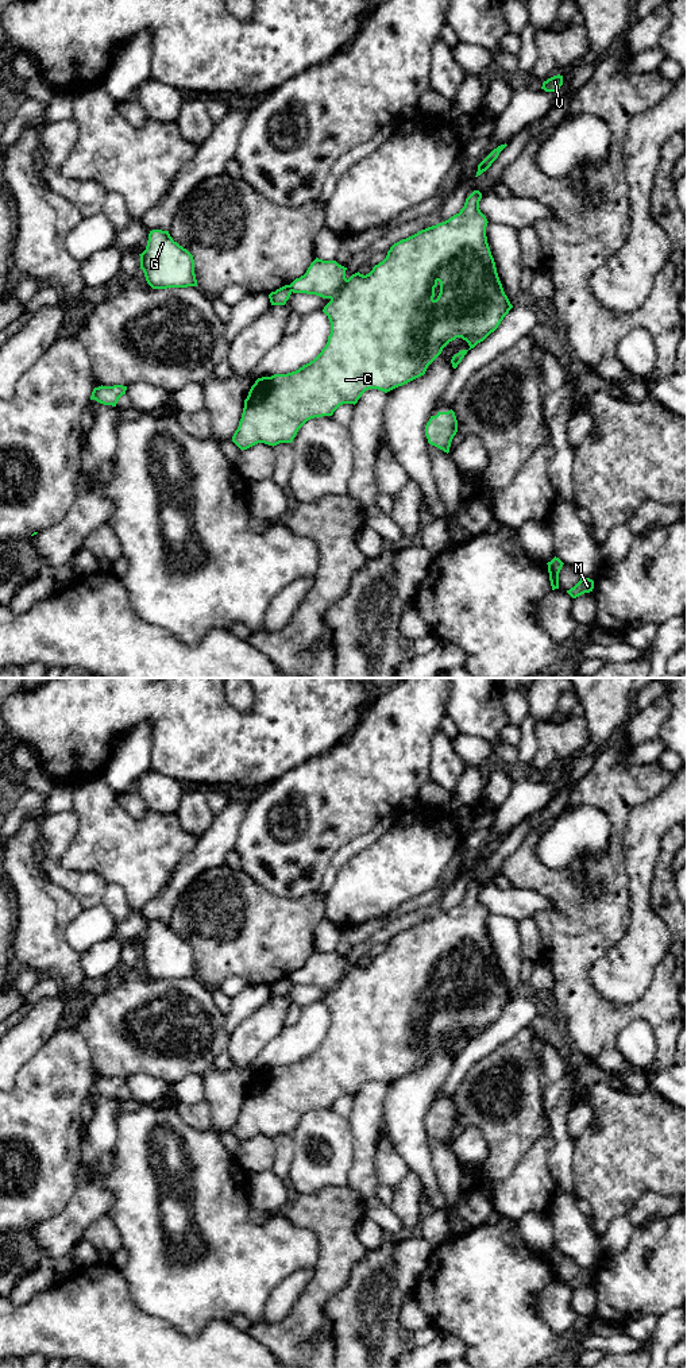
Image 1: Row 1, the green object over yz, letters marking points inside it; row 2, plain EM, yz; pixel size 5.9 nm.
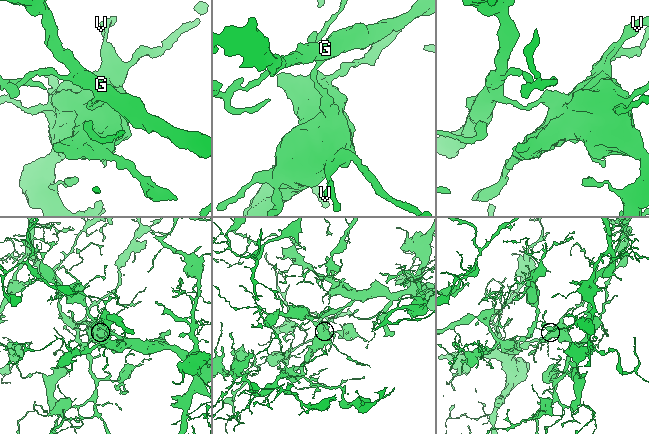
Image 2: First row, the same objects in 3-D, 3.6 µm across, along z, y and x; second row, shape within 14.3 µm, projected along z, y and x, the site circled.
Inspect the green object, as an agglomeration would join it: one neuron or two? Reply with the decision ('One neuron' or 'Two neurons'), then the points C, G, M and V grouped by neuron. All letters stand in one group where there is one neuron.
Two neurons. Groups: C M V / G

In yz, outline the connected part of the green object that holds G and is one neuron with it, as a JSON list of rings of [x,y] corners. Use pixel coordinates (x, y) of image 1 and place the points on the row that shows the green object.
[[[153,230],[140,269],[153,289],[197,286],[193,255],[173,240],[169,231]]]

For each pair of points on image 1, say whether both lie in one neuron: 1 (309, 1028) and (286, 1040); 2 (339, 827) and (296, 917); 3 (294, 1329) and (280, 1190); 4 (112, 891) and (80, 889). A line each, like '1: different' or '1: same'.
1: same
2: different
3: different
4: different

